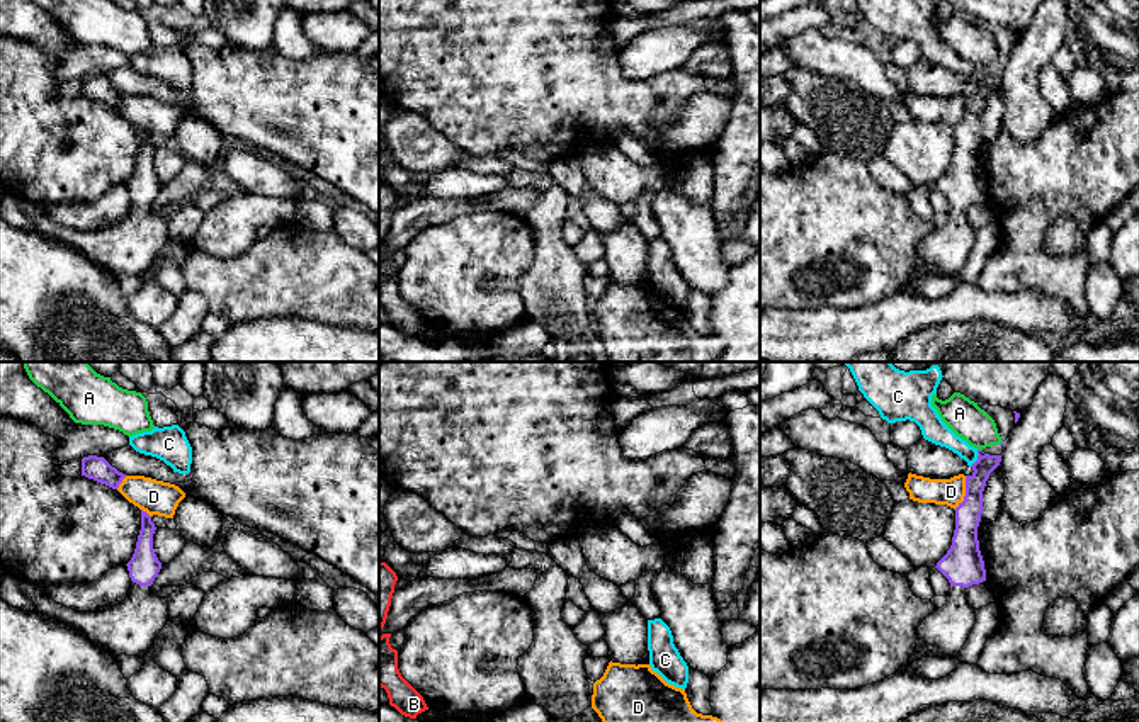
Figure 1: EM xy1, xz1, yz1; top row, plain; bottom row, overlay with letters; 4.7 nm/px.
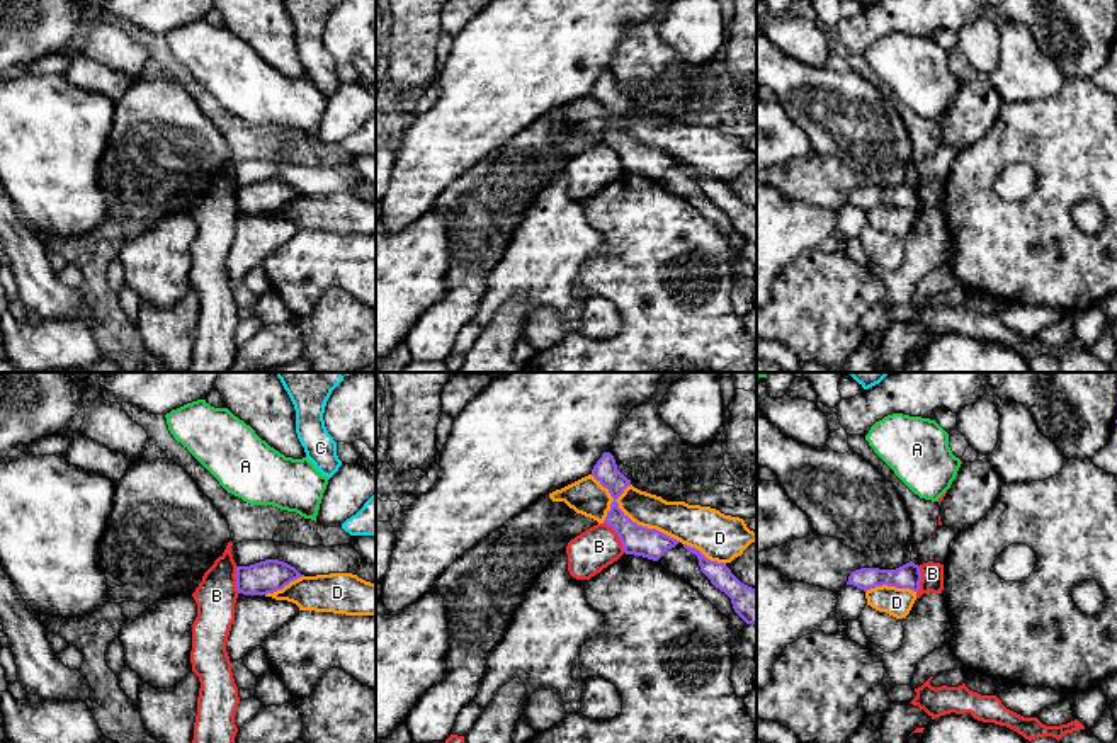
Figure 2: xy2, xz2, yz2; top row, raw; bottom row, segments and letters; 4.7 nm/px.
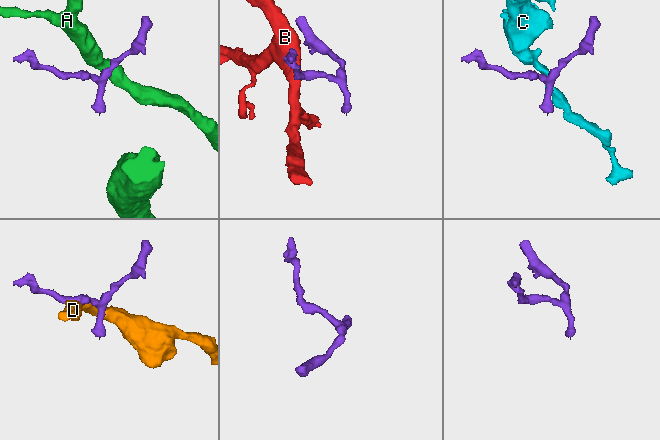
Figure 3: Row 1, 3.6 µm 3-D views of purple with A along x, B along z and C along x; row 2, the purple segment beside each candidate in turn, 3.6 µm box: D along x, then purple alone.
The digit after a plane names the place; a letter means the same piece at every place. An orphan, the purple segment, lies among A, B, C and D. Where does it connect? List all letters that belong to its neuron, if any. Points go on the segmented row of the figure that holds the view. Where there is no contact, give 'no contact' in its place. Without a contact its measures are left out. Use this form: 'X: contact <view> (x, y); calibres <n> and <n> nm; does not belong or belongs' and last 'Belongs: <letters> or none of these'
A: no contact; does not belong
B: contact xz2 (618, 534); calibres 140 and 200 nm; does not belong
C: contact yz1 (978, 459); calibres 110 and 120 nm; does not belong
D: contact xz2 (631, 521); calibres 140 and 180 nm; does not belong
Belongs: none of these

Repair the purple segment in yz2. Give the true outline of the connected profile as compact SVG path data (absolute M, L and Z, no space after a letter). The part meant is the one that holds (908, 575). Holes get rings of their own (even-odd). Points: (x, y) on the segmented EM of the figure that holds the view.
M910 561L896 570L879 570L879 568L855 570L850 573L847 585L853 585L864 592L882 585L896 588L910 588L913 592L918 592L920 581L921 581L920 566Z

